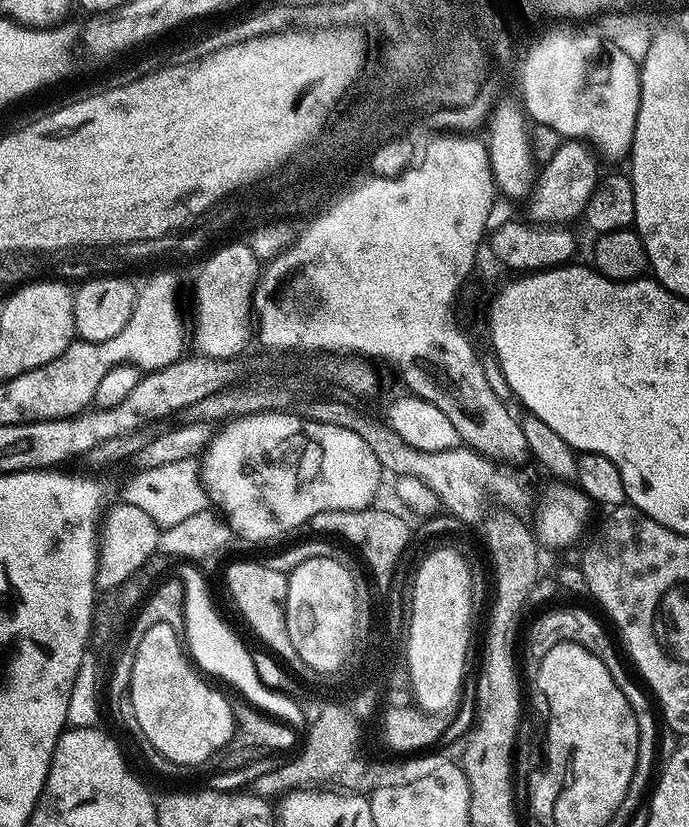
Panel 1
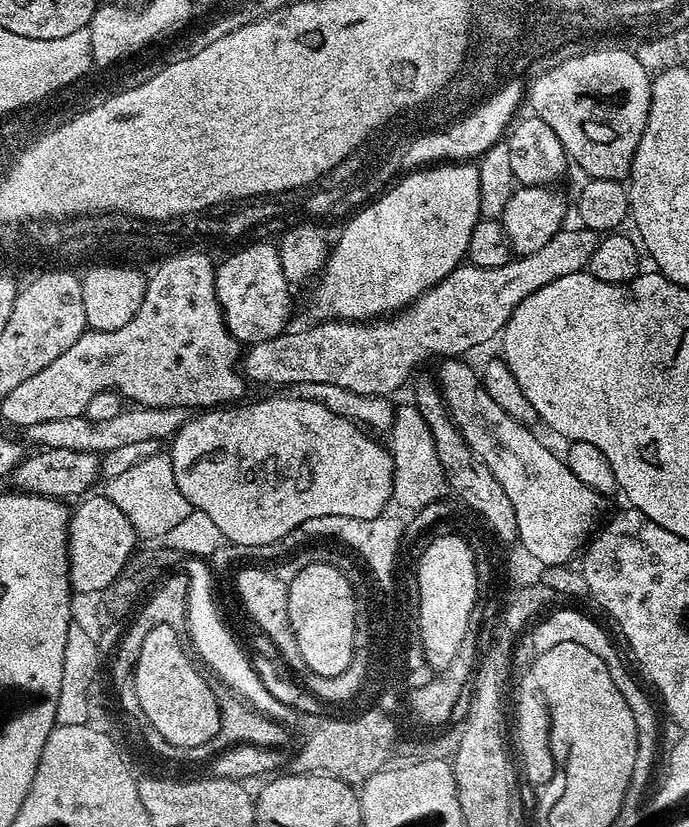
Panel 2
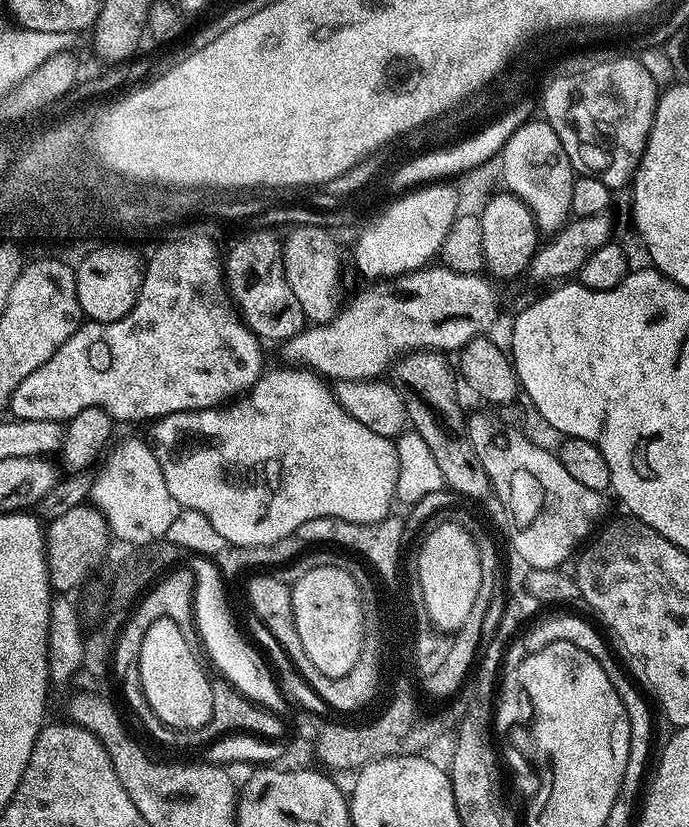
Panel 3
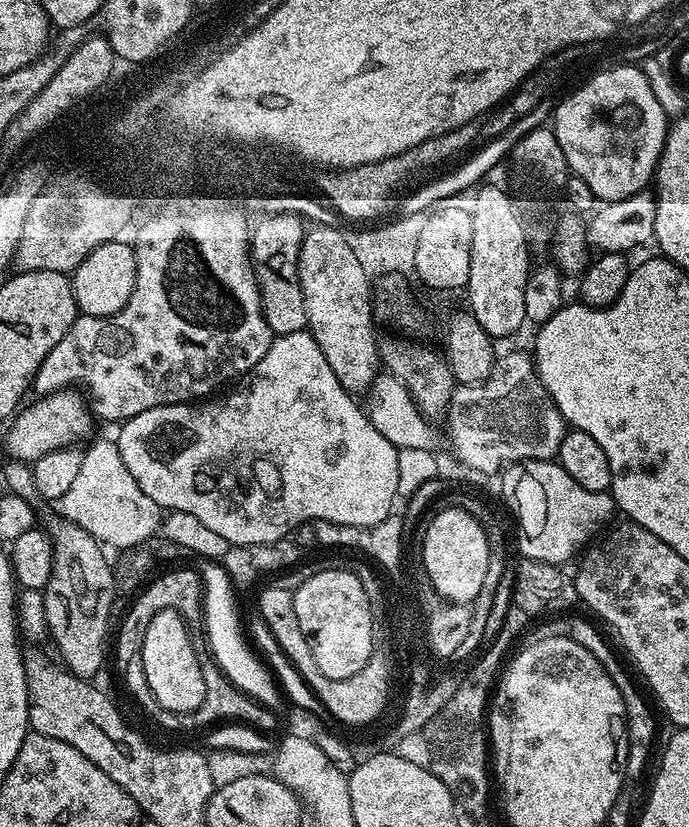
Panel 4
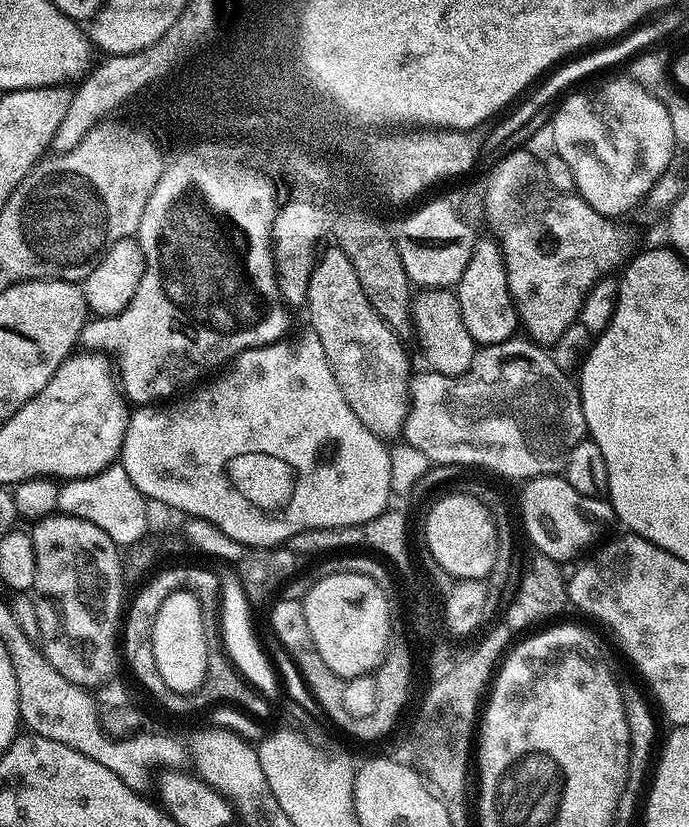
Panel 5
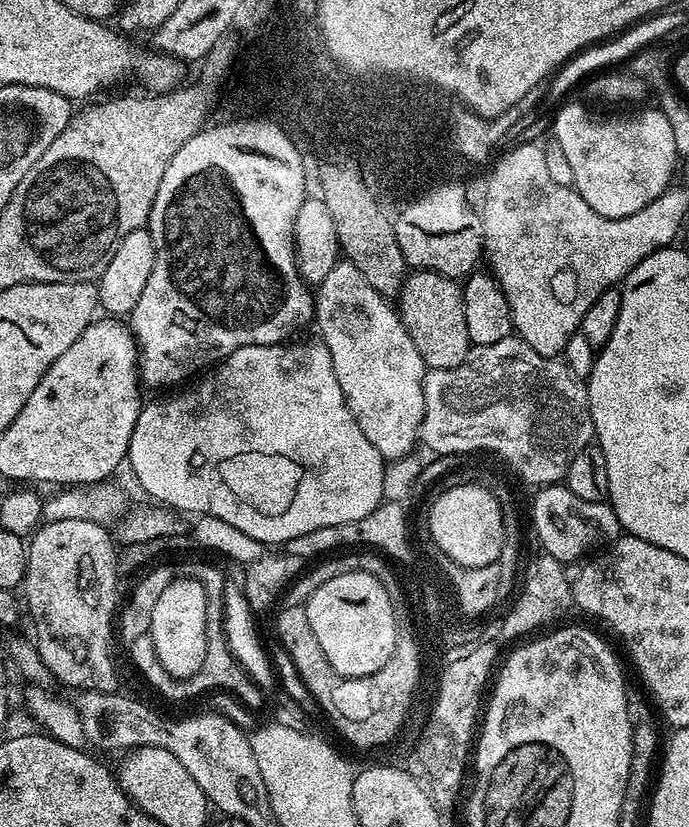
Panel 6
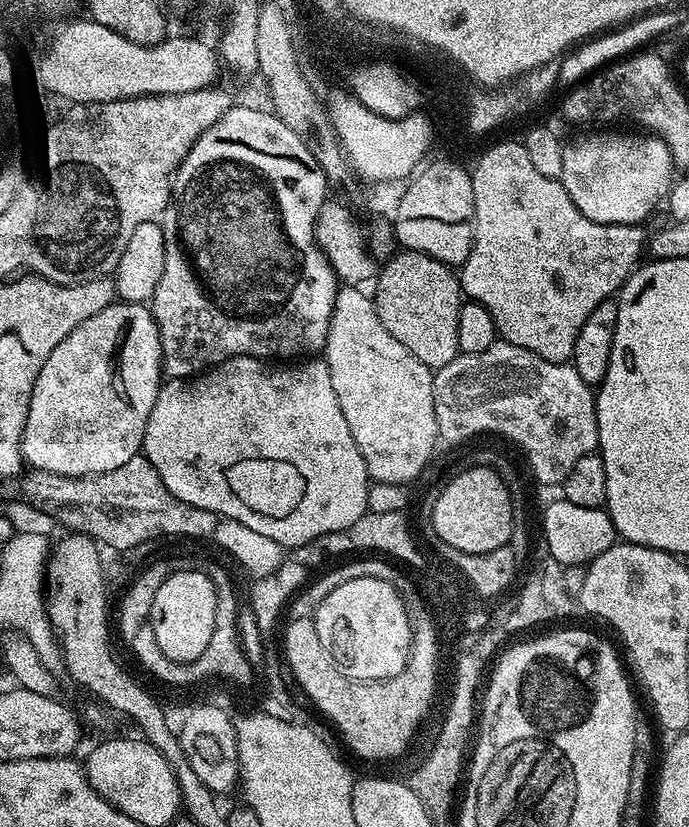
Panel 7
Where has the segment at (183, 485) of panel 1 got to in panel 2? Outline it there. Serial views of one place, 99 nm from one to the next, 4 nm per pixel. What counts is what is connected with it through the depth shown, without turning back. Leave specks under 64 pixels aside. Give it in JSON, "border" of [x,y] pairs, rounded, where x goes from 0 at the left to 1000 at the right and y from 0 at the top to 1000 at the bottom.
{"border":[[[228,549],[190,563],[171,577],[155,582],[154,597],[189,626],[199,649],[226,648],[235,651],[241,641],[248,641],[257,631],[264,631],[270,622],[282,618],[279,609],[264,602],[264,593],[258,593],[258,583],[253,583],[250,554],[244,549]]]}

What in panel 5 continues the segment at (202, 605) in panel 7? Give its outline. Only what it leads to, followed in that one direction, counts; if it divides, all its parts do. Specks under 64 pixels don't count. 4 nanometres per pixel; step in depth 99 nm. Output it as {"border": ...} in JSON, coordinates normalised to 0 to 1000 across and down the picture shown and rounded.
{"border":[[[248,717],[235,728],[224,751],[221,767],[221,791],[235,825],[253,837],[284,837],[299,820],[300,767],[295,759],[295,742],[290,730],[277,717]]]}

